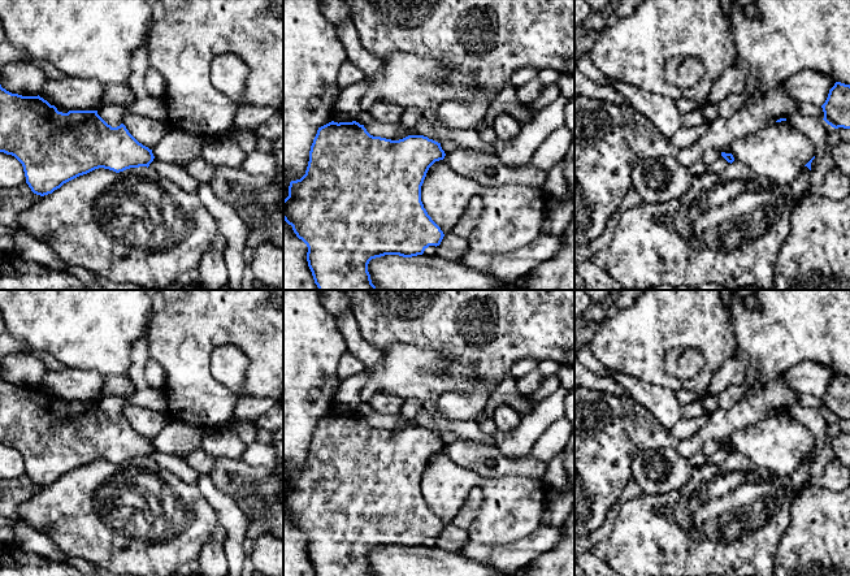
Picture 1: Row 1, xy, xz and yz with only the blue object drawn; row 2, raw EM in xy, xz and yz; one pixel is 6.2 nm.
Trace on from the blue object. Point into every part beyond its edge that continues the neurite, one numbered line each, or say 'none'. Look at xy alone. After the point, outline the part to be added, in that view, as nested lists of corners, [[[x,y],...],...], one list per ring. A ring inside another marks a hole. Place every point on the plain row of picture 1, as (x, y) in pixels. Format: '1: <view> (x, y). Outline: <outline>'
none

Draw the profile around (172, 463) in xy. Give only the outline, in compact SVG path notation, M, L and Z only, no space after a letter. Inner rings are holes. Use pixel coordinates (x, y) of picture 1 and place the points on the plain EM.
M153 450L148 458L149 462L157 464L160 468L166 469L178 476L183 482L196 485L199 473L191 468L183 459Z

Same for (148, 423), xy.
M135 404L125 406L122 415L139 434L149 441L153 441L170 420L165 412Z

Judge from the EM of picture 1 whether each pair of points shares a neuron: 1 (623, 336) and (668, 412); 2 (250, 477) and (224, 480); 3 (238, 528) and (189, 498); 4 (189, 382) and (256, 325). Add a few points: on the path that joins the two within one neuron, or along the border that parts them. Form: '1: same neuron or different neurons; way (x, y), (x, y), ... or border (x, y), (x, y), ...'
1: different neurons; border (623, 373), (669, 388), (675, 392)
2: same neuron; way (243, 477), (230, 477)
3: different neurons; border (199, 490), (215, 511), (218, 523)
4: same neuron; way (189, 360), (222, 325), (234, 325)

